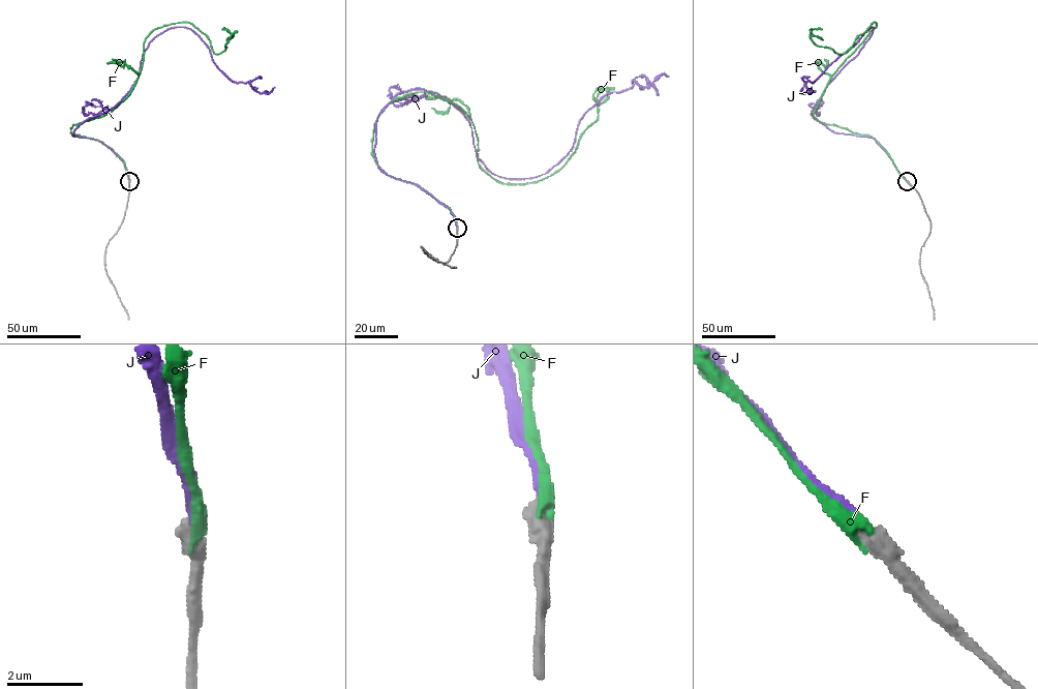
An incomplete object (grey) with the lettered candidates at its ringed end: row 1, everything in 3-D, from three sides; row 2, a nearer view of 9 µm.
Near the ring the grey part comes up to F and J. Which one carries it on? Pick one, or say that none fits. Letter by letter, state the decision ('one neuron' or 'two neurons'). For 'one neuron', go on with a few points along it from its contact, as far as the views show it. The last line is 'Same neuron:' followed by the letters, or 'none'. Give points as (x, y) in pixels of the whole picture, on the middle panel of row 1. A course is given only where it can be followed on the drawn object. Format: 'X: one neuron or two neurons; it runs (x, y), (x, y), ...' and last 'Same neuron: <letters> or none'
F: two neurons
J: one neuron; it runs (456, 228), (377, 166), (398, 94), (440, 95), (485, 167), (522, 178), (601, 98), (668, 77)
Same neuron: J

